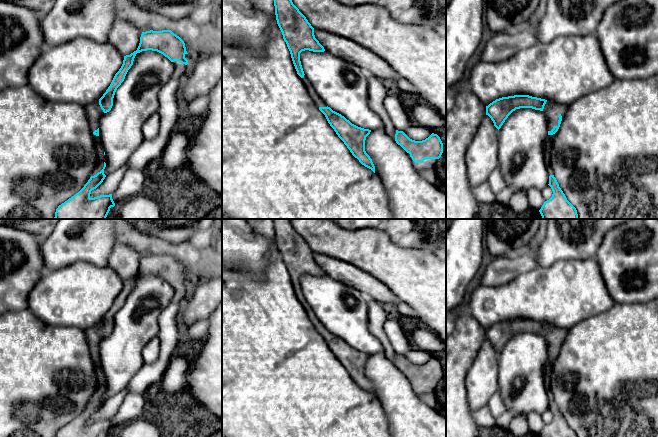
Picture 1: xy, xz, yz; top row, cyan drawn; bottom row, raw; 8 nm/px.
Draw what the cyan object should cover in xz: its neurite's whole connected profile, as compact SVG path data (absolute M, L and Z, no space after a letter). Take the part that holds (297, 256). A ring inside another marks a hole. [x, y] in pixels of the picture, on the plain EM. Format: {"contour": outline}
{"contour": "M273 219L277 248L283 263L290 275L297 298L302 303L310 322L325 339L328 347L338 361L344 366L352 379L365 391L375 397L372 383L365 375L365 364L371 354L352 348L341 338L333 335L316 317L314 311L305 300L300 277L305 274L324 276L324 271L315 262L314 252L306 241L293 228L289 219Z"}

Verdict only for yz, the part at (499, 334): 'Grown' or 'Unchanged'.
Grown

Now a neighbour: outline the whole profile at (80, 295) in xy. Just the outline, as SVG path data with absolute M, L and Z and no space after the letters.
M78 261L43 272L29 292L27 309L48 325L86 330L103 320L123 284L110 267Z

